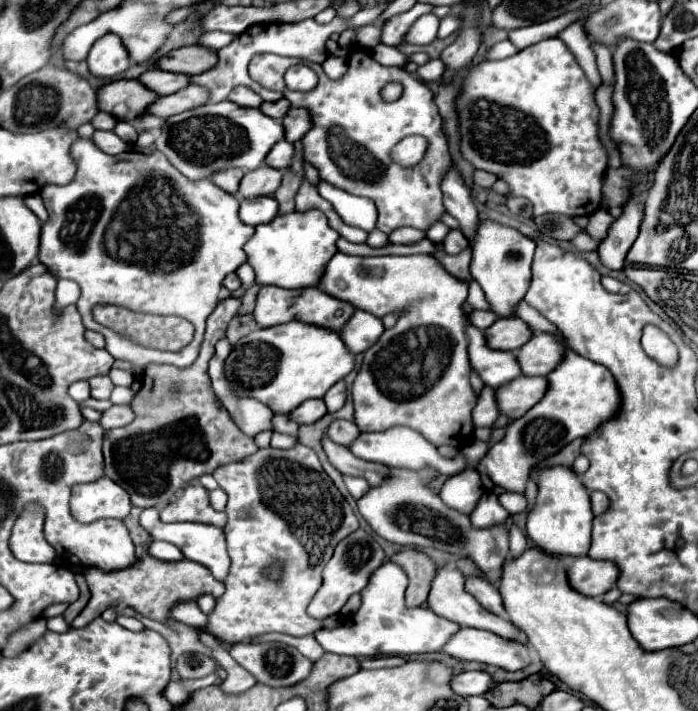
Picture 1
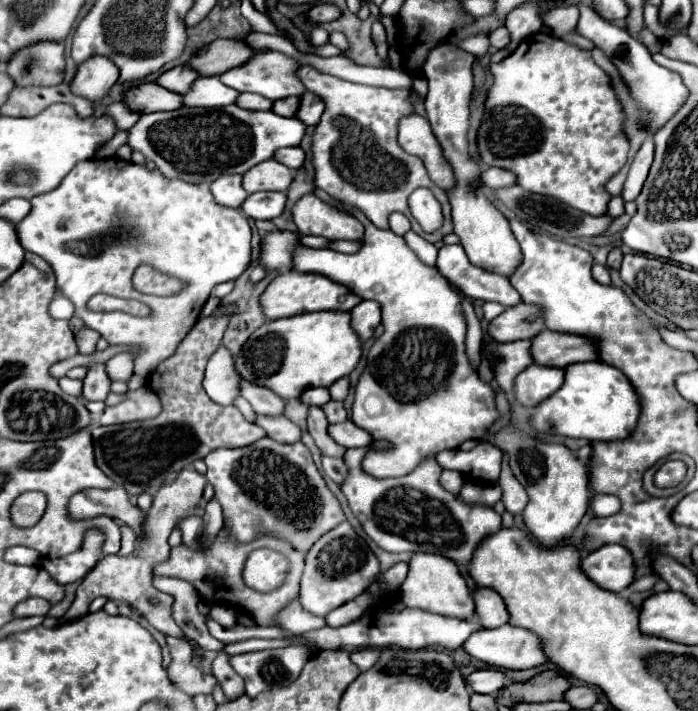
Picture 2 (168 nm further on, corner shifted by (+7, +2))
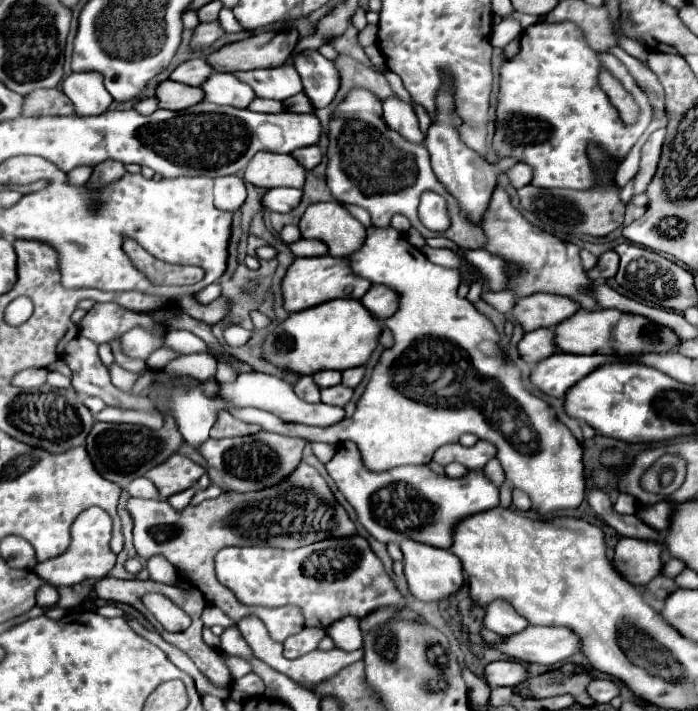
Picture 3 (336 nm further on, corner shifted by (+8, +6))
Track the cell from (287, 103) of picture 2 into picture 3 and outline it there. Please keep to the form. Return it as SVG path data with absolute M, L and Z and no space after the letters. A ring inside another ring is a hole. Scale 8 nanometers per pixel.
M297 93L297 95L289 97L289 99L285 99L283 105L291 113L313 113L315 111L313 105L311 105L311 101L309 101L309 97L305 93Z

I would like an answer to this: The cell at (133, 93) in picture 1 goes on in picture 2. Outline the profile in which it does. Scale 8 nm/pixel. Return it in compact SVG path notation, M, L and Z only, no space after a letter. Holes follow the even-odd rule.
M142 83L138 87L130 87L124 97L124 105L136 109L136 113L152 113L152 111L170 111L182 107L182 95L172 93L156 83Z

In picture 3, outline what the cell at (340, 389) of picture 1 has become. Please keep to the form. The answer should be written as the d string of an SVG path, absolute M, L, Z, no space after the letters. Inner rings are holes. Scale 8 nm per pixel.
M353 367L343 371L343 385L347 387L357 387L365 375L365 367Z

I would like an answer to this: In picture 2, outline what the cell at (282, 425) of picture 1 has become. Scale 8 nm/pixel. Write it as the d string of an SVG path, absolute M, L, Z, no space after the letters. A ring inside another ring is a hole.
M242 381L242 393L244 393L242 397L250 401L252 409L258 415L272 415L272 417L284 415L284 409L286 409L284 401L278 395L274 395L270 389Z

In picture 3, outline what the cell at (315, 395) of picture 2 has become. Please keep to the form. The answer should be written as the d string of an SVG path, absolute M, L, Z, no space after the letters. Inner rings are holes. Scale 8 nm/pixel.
M327 369L323 373L315 373L313 375L315 383L323 389L323 387L333 387L333 385L339 385L341 383L341 373L339 371L333 371L333 369Z

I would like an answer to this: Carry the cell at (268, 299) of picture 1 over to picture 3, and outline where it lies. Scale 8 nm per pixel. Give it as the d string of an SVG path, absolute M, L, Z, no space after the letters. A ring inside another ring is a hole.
M331 255L297 257L287 269L287 275L283 279L283 299L285 299L285 309L289 313L297 313L339 297L361 299L369 291L369 287L371 287L371 281L355 275L351 271L347 257L331 257Z

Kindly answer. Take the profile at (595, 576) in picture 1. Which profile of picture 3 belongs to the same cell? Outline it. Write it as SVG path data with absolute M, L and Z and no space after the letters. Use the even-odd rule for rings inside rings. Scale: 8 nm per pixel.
M621 539L615 547L613 563L633 585L647 585L663 569L665 545L659 541Z

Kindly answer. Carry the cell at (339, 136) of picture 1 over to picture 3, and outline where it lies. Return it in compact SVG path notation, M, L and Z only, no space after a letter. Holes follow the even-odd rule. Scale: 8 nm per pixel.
M353 89L337 107L337 113L329 125L327 157L327 185L333 197L341 203L351 203L367 209L375 227L389 227L391 217L401 213L409 217L411 225L417 227L423 237L433 237L435 233L421 225L417 217L417 205L423 191L435 191L445 197L451 215L451 229L439 235L455 241L459 247L465 249L485 247L483 229L461 213L457 199L435 177L429 163L427 147L423 143L411 143L399 133L395 133L391 127L387 127L387 123L383 121L381 101L371 91Z

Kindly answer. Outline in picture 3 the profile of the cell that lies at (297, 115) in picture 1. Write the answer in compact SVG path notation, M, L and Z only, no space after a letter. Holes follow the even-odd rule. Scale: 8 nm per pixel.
M305 51L295 57L295 69L301 75L305 95L315 109L327 107L335 99L341 81L333 61L325 59L321 53Z

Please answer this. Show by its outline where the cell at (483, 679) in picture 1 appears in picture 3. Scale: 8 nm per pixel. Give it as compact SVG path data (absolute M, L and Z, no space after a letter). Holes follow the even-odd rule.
M495 661L485 669L487 683L493 687L515 687L529 677L527 667L517 661Z

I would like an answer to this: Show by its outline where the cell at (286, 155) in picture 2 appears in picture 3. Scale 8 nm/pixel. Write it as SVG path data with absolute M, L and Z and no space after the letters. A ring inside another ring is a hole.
M317 145L297 149L297 151L293 151L291 155L295 155L295 159L297 159L305 169L313 169L313 167L319 165L321 159L323 159L323 153L321 153L321 149L319 149Z

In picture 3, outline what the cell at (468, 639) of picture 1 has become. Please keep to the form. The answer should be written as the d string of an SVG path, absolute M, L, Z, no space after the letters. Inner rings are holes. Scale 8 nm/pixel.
M533 627L515 633L505 639L505 643L493 645L495 649L507 653L511 659L523 663L553 665L581 651L581 641L575 631L567 627Z

